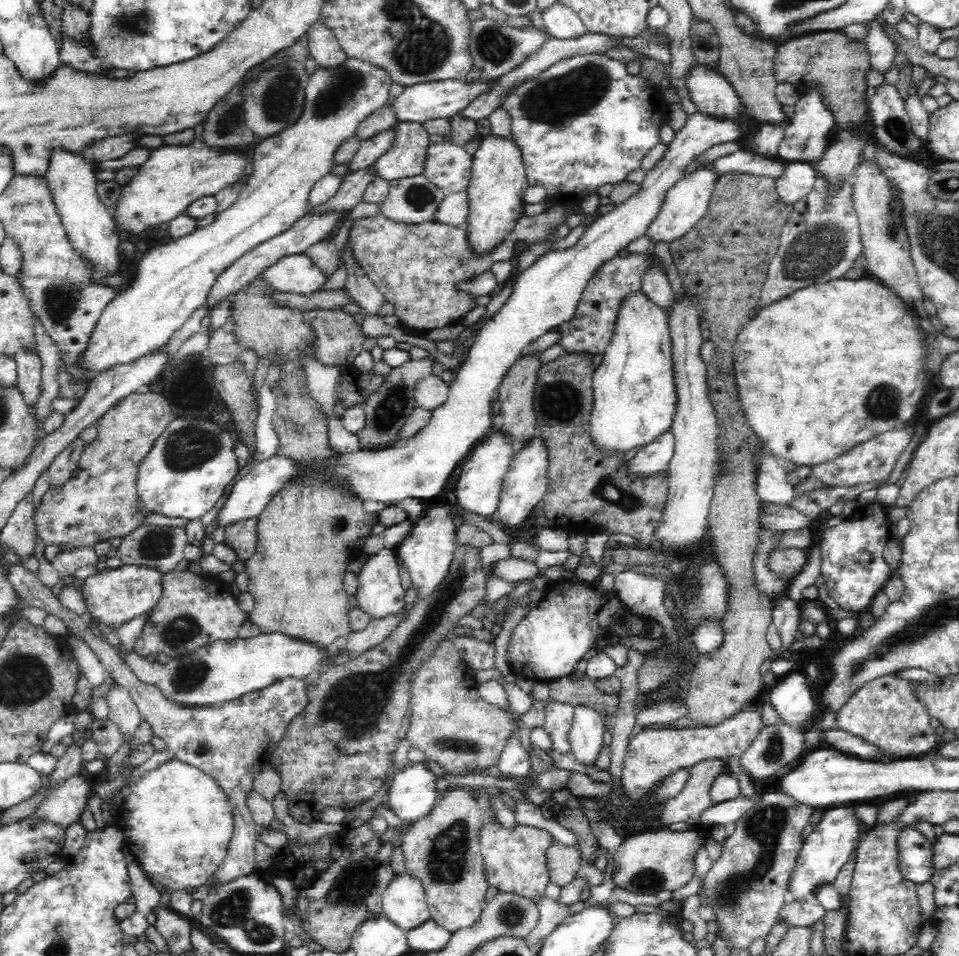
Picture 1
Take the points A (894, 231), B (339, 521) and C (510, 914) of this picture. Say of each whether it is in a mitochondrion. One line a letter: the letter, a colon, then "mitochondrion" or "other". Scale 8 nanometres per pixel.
A: mitochondrion
B: mitochondrion
C: mitochondrion

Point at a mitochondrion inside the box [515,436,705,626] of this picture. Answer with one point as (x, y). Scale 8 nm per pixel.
(609, 490)

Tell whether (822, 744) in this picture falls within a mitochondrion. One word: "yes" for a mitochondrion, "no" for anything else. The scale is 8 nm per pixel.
no

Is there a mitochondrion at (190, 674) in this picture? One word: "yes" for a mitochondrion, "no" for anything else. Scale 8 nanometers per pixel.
yes

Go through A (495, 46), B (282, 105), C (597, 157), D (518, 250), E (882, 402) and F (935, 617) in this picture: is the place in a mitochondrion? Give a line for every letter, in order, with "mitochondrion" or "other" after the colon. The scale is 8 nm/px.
A: mitochondrion
B: mitochondrion
C: other
D: other
E: mitochondrion
F: mitochondrion

